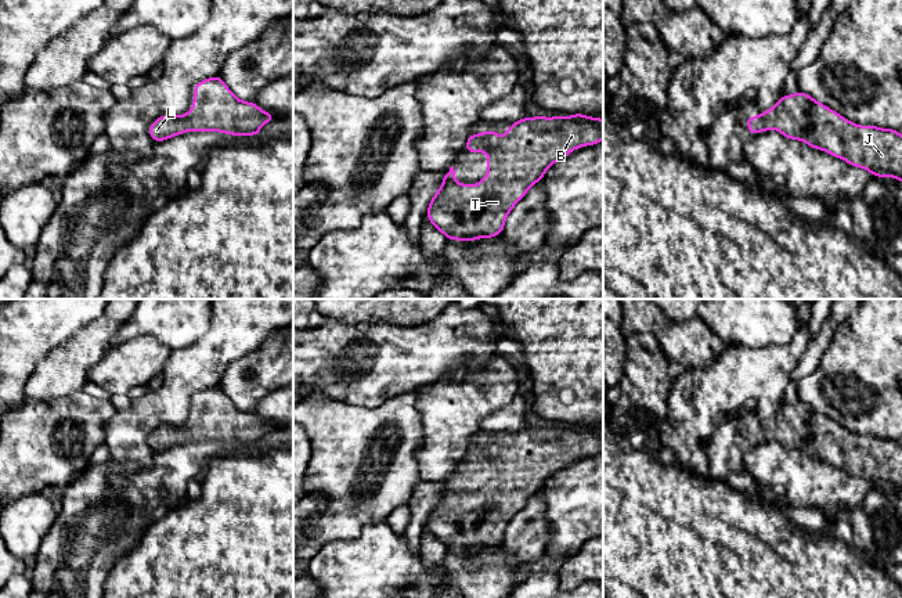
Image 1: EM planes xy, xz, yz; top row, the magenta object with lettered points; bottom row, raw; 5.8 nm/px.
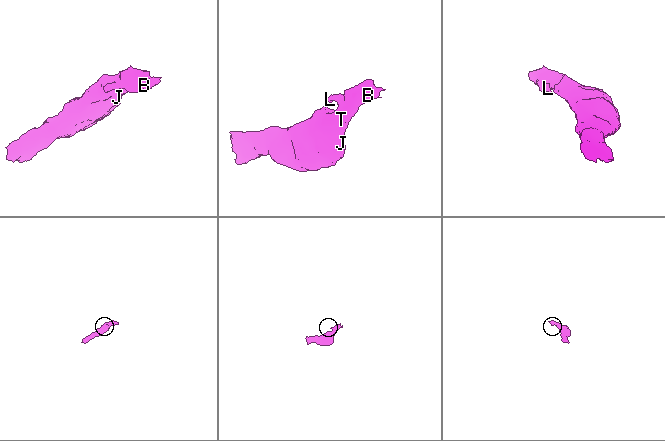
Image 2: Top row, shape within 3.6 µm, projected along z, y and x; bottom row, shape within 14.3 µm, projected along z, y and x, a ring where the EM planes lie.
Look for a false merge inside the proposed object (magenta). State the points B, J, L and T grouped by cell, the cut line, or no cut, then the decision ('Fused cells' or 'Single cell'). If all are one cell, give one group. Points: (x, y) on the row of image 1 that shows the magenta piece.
Groups: B J L T. No split. Single cell

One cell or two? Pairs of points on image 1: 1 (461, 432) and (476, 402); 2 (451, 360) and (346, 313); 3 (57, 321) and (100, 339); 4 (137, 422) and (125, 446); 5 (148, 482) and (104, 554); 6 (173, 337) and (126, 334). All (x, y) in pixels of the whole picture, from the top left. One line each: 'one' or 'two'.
1: one
2: two
3: two
4: one
5: one
6: one

